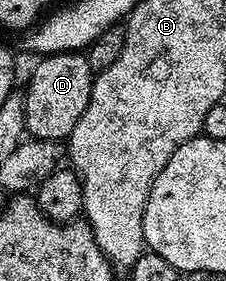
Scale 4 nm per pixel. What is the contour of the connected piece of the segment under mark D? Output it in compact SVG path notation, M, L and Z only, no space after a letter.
M81 52L72 53L52 53L41 58L42 61L30 73L30 82L24 88L24 96L26 98L26 133L31 138L39 141L54 141L62 143L67 140L72 131L72 127L76 127L76 123L80 123L80 115L84 115L84 107L88 107L88 99L92 95L92 87L94 86L94 78L96 76L90 64Z

